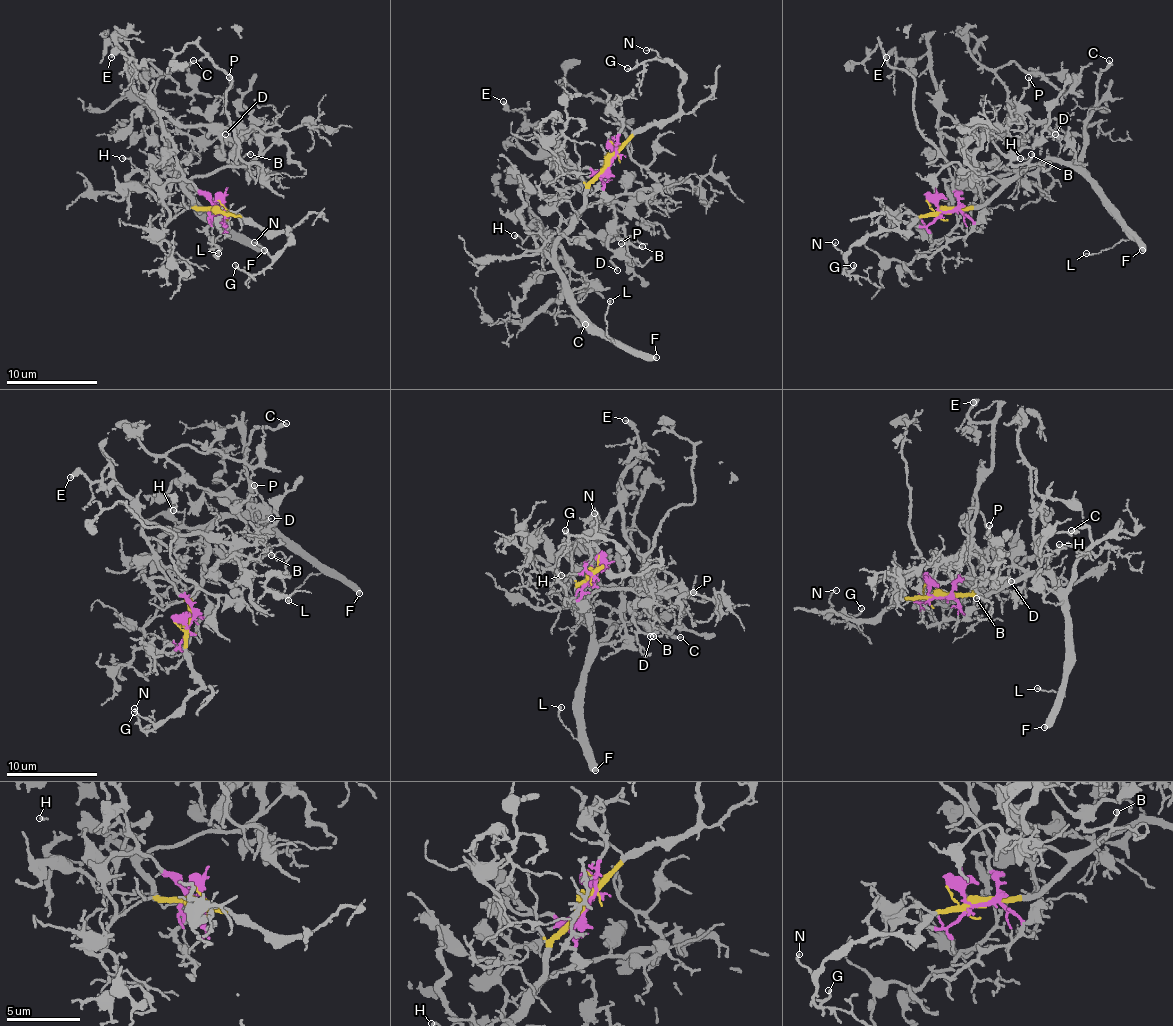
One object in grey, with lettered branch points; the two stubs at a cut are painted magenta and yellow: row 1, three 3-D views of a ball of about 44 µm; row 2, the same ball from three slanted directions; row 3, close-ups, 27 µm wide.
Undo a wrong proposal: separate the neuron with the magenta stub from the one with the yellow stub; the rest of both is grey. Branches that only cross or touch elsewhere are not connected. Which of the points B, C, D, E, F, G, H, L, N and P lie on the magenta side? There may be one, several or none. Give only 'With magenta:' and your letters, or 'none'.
With magenta: B, D, E, P

